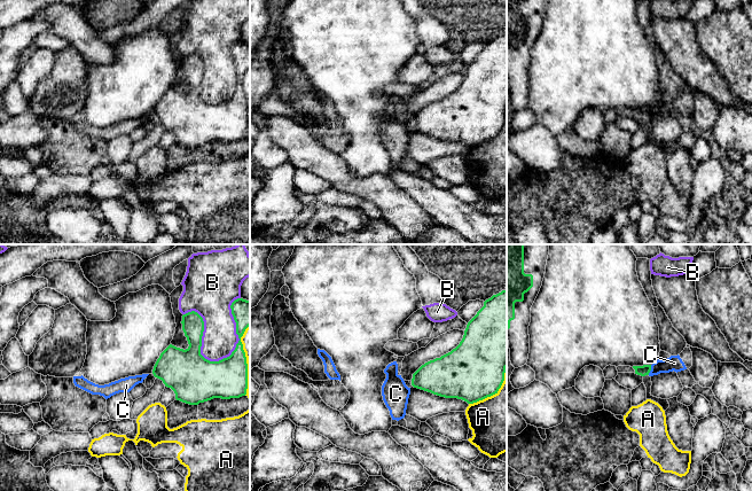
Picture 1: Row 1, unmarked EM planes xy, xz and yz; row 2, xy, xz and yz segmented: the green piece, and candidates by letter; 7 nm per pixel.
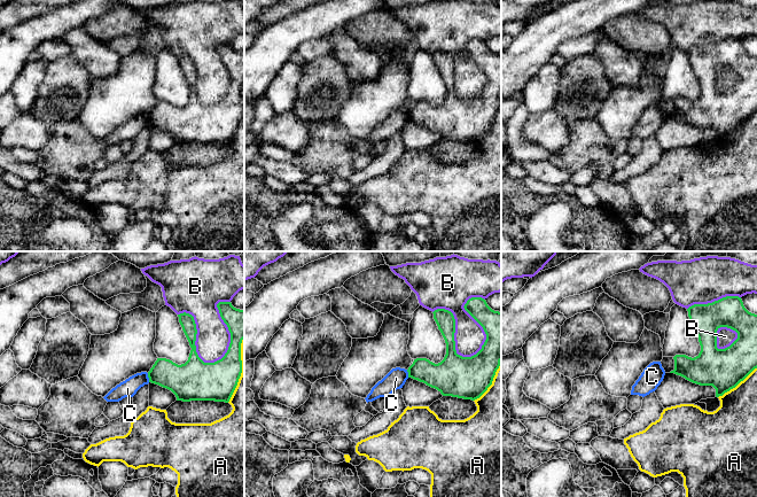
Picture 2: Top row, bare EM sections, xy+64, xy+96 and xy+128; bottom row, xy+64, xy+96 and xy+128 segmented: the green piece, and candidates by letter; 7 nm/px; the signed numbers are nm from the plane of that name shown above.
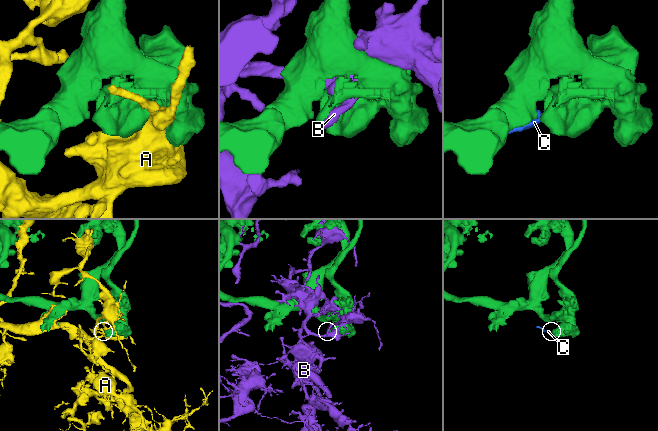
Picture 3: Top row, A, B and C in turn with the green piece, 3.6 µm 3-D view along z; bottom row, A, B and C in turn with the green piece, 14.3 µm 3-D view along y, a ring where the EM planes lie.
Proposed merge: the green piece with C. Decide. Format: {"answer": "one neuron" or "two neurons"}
{"answer": "two neurons"}

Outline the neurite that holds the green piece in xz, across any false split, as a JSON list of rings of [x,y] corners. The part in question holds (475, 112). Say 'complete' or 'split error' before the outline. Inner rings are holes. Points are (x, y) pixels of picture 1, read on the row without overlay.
complete; [[[502,33],[484,45],[455,92],[413,117],[412,128],[473,147],[498,137],[506,111],[507,33]]]

